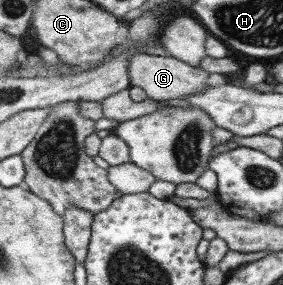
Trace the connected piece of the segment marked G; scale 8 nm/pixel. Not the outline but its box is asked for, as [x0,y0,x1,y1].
[128,54,208,101]

